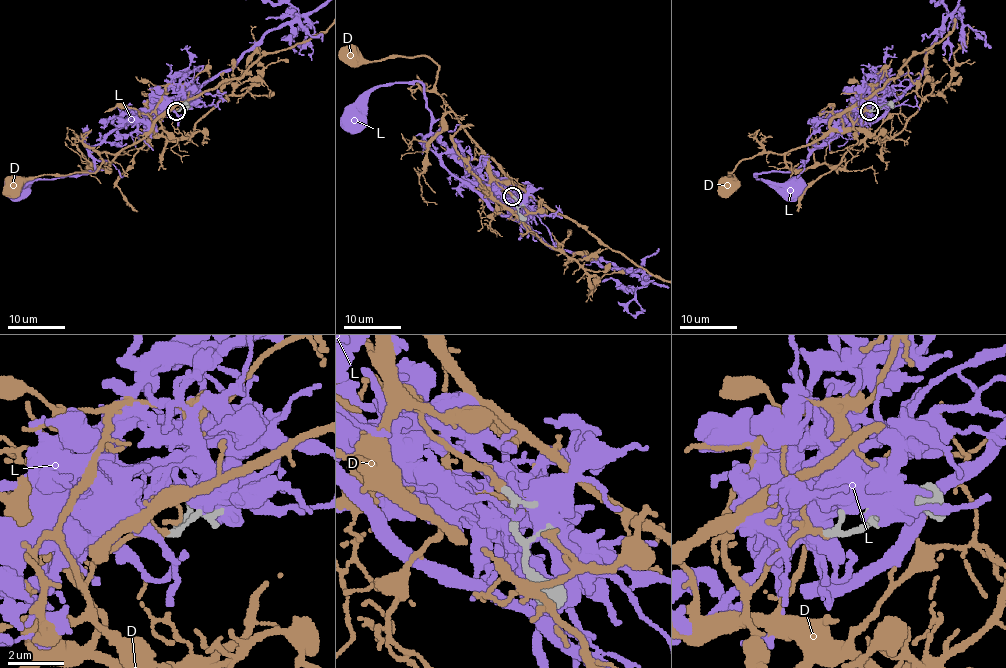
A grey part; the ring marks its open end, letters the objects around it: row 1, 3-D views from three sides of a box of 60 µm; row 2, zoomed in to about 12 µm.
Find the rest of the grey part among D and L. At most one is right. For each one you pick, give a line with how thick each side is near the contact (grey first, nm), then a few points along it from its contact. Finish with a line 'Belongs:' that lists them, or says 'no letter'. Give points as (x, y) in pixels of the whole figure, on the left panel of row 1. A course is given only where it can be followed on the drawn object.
D: 170 nm thick on the grey side, 150 nm on the other
Belongs: D

